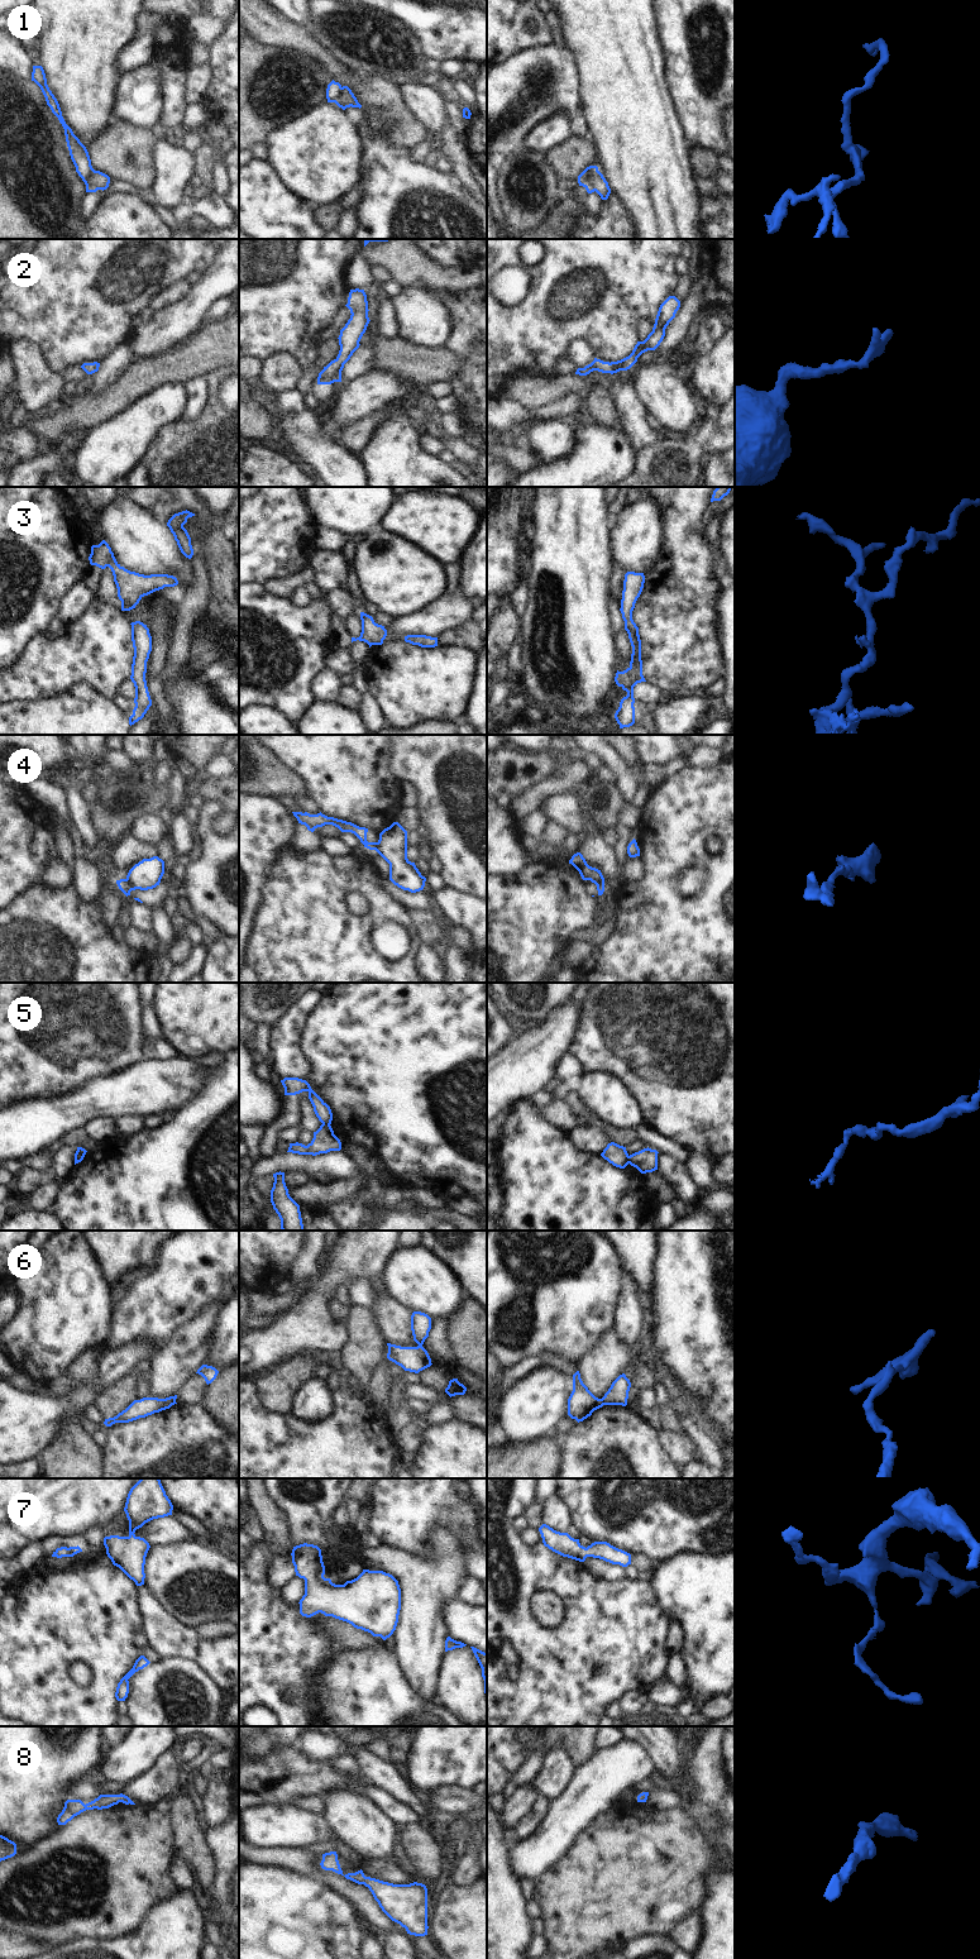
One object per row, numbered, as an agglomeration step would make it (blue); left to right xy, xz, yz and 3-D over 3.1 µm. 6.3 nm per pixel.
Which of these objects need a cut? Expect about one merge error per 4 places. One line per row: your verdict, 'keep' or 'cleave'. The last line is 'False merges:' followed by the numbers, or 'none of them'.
1: cleave
2: keep
3: keep
4: cleave
5: cleave
6: cleave
7: keep
8: keep
False merges: 1, 4, 5, 6

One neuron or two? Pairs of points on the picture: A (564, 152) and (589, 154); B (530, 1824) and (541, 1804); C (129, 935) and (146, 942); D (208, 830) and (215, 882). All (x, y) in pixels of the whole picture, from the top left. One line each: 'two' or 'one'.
A: one
B: one
C: one
D: one

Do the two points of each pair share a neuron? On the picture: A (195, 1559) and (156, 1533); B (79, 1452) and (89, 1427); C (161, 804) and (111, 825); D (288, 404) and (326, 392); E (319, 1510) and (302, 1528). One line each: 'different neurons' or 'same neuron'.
A: different neurons
B: different neurons
C: same neuron
D: different neurons
E: same neuron

